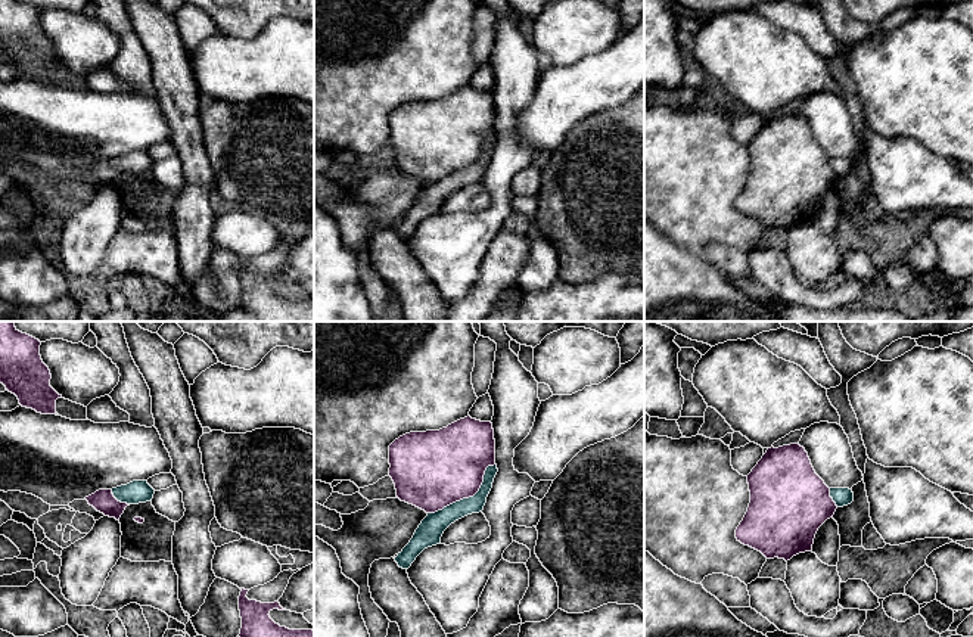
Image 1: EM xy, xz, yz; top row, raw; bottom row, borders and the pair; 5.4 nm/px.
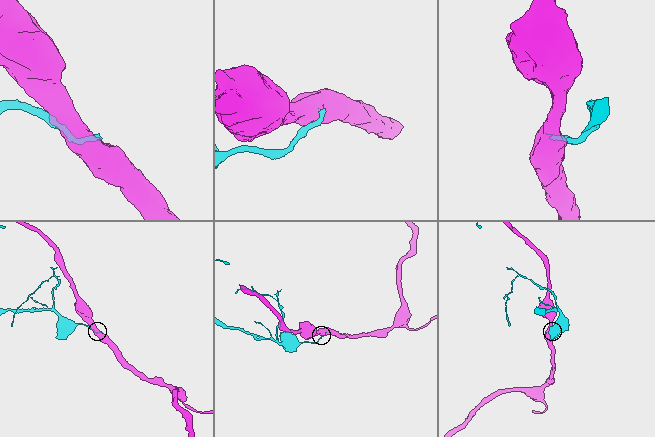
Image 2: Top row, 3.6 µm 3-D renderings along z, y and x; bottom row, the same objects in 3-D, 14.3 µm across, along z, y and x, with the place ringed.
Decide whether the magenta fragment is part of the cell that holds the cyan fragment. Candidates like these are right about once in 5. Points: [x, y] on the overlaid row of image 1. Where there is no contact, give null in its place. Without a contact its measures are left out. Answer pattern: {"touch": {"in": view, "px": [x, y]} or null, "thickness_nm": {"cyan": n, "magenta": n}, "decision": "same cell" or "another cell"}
{"touch": {"in": "xz", "px": [469, 497]}, "thickness_nm": {"cyan": 130, "magenta": 420}, "decision": "another cell"}

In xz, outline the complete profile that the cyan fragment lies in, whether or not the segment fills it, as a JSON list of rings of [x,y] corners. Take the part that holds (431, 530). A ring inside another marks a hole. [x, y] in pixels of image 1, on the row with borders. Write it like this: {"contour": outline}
{"contour": [[[497,464],[488,466],[484,475],[484,482],[473,497],[456,501],[435,513],[428,513],[416,529],[410,543],[402,549],[401,553],[398,553],[397,557],[394,557],[398,566],[408,569],[425,549],[441,543],[444,531],[451,523],[467,515],[482,512],[497,472]]]}

